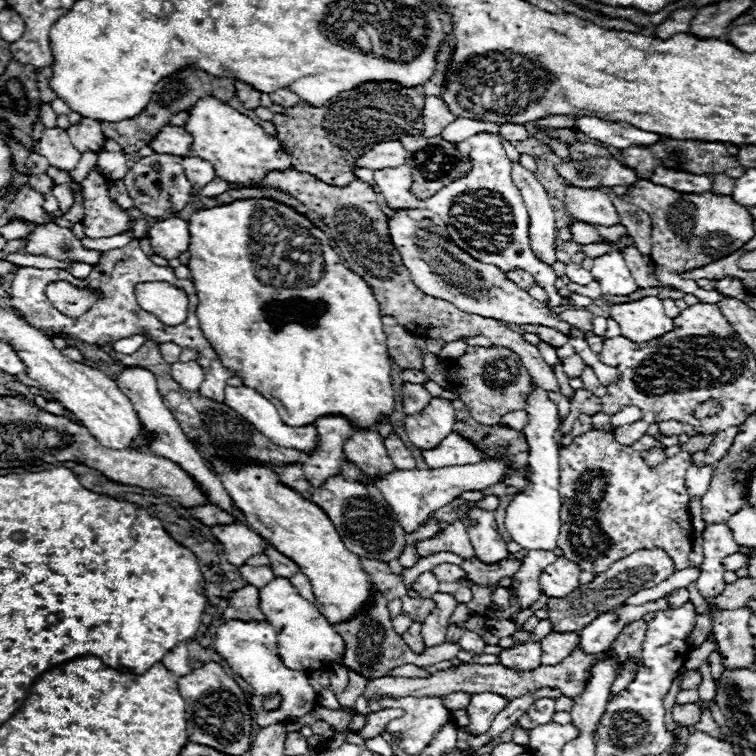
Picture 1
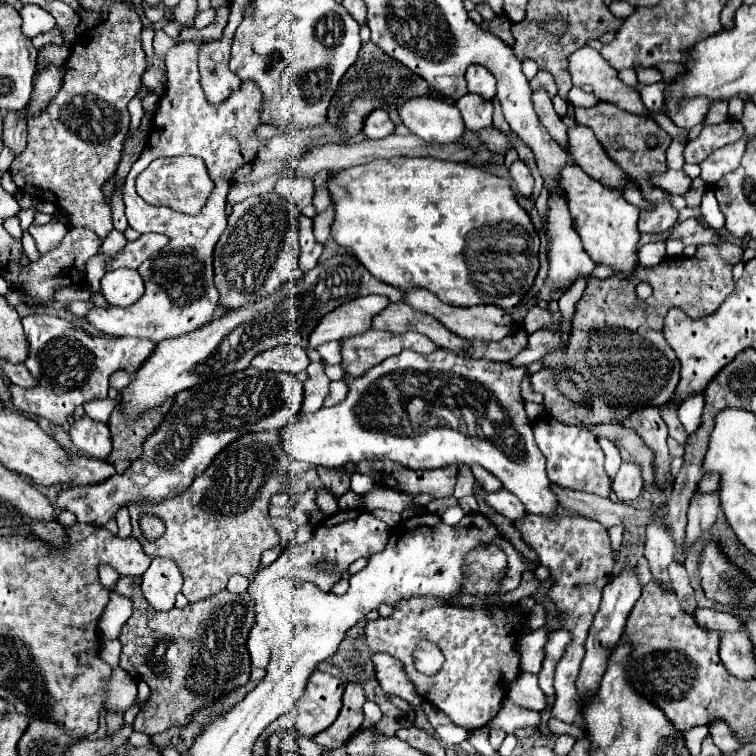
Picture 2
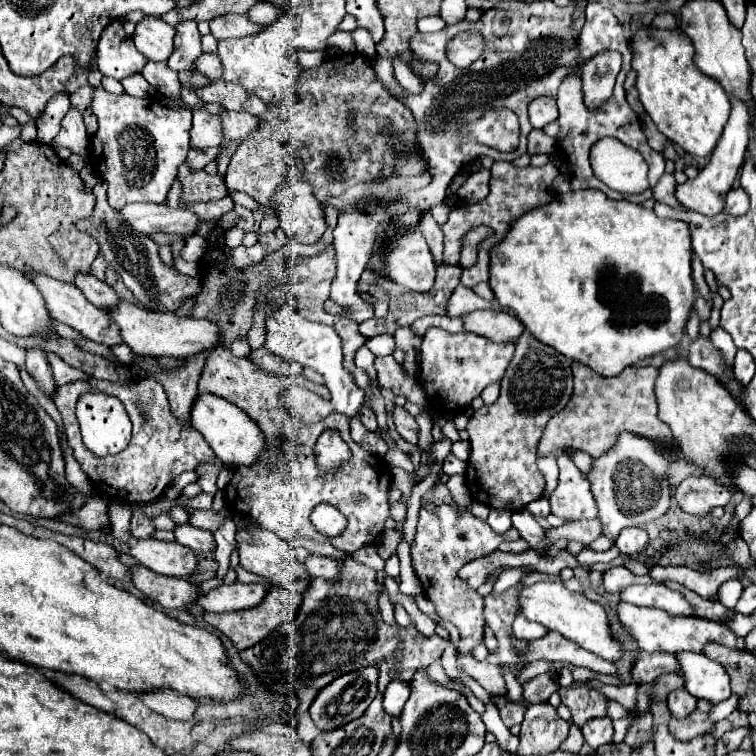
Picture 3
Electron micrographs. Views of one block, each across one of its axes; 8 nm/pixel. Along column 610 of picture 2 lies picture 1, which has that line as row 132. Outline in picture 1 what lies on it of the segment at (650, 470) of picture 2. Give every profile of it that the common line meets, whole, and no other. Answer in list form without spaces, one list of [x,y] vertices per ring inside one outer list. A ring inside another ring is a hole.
[[[428,96],[424,104],[424,136],[438,136],[448,124],[452,124],[456,116],[448,110],[442,98]]]

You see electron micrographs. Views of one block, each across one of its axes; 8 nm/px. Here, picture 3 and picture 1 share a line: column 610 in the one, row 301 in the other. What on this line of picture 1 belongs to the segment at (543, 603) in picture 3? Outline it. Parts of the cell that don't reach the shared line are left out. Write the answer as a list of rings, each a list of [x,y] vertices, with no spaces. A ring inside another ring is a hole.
[[[646,296],[626,304],[614,304],[612,318],[618,322],[622,336],[636,344],[660,338],[674,328],[674,320],[666,316],[662,302],[656,296]]]

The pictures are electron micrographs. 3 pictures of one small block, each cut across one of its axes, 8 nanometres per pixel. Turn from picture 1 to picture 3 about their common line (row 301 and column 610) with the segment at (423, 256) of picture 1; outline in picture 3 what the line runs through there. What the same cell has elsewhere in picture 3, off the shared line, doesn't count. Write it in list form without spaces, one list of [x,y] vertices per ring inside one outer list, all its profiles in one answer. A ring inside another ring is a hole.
[[[620,432],[616,444],[604,456],[592,458],[588,480],[592,484],[594,500],[598,502],[598,518],[602,522],[604,536],[616,538],[622,528],[644,526],[666,516],[672,502],[672,488],[664,484],[664,476],[668,476],[668,464],[672,464],[672,460],[682,460],[682,452],[676,442],[664,454],[660,444],[652,444],[652,440],[632,436],[630,432]]]

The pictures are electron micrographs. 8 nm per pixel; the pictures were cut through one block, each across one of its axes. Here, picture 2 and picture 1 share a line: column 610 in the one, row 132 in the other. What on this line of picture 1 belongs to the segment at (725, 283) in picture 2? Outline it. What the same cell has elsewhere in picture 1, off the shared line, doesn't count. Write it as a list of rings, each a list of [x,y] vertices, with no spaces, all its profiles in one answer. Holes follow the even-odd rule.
[[[380,82],[380,84],[364,84],[360,88],[344,92],[338,98],[328,100],[320,108],[300,102],[300,104],[284,110],[282,114],[276,114],[272,118],[272,124],[276,126],[276,136],[282,140],[282,144],[286,148],[292,148],[294,170],[308,172],[308,174],[316,176],[318,180],[324,180],[326,184],[344,186],[354,180],[356,158],[362,152],[370,150],[374,144],[380,144],[384,140],[400,140],[406,134],[416,134],[416,136],[424,134],[422,106],[424,106],[424,94],[418,88],[400,88],[398,84]]]

